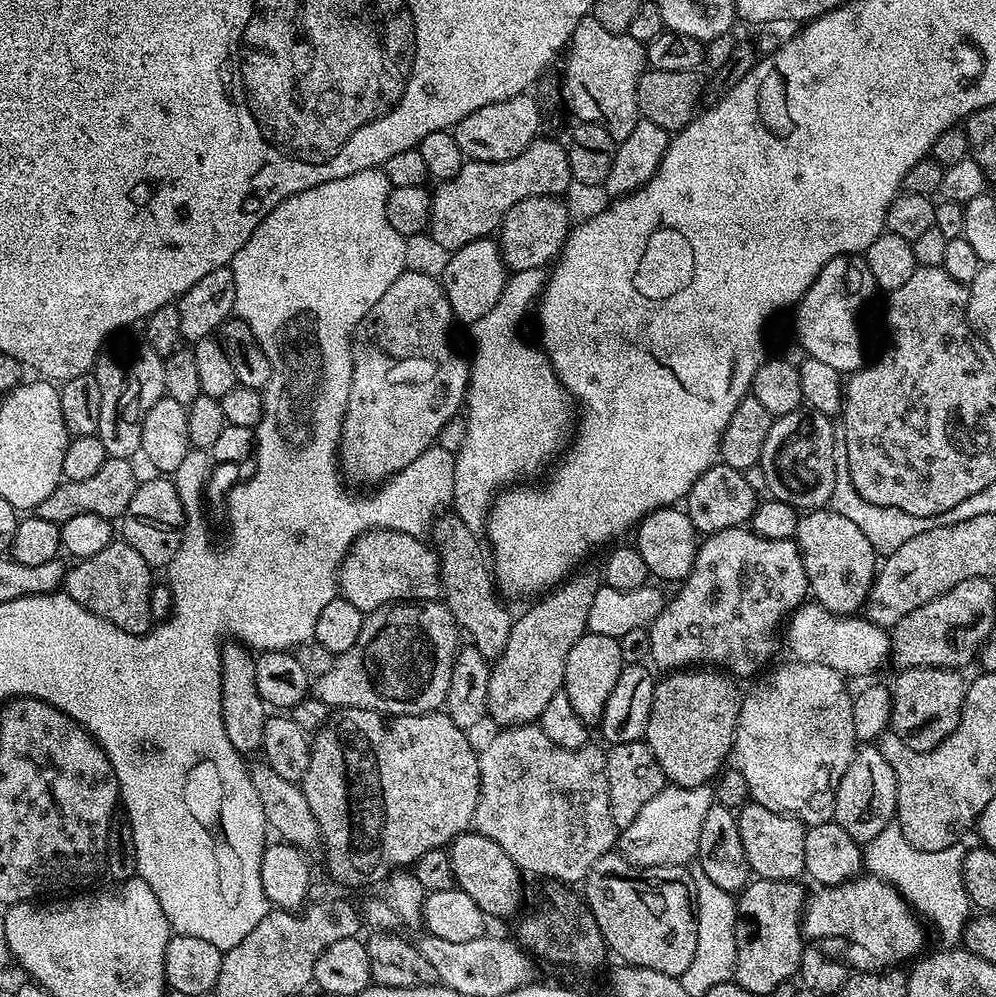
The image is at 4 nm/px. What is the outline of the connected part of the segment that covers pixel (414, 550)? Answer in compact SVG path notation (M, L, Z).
M377 528L358 537L340 566L339 595L365 614L385 604L434 600L441 595L440 557L417 536Z

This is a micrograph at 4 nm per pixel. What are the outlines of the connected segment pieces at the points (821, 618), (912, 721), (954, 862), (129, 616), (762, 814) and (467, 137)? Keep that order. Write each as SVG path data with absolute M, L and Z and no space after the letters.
M815 602L801 604L788 617L783 632L784 640L788 643L788 656L793 661L830 666L831 670L840 672L845 678L868 676L890 660L892 637L885 629L856 614L835 616Z
M906 668L895 673L896 681L890 684L892 695L891 731L900 735L908 748L931 752L958 726L966 680L955 668Z
M893 820L870 843L863 845L861 863L871 875L891 884L917 915L929 918L948 943L945 945L954 946L963 939L964 927L972 916L972 903L961 874L967 852L962 845L957 842L946 850L920 851L910 846L900 824Z
M116 538L106 546L106 550L98 550L98 554L71 566L73 568L69 572L67 569L63 577L62 588L70 598L74 598L74 602L78 602L78 606L135 636L142 636L153 627L150 594L154 568L146 562L146 558L142 558L142 554L138 554L138 550L134 550L134 546Z
M749 802L739 809L736 825L742 834L742 846L749 869L759 879L799 881L805 875L806 825L799 817L768 810L762 805Z
M521 94L490 106L482 106L482 110L466 114L466 118L459 120L454 129L458 150L462 150L468 160L478 162L506 162L525 152L541 132L540 107L536 105L536 97L532 94Z

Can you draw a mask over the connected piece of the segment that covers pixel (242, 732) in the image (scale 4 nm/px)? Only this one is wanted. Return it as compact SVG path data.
M233 642L224 644L220 650L220 681L222 682L222 722L226 726L226 738L230 738L230 746L241 754L259 753L264 747L264 727L270 715L270 709L264 703L262 694L258 694L258 682L254 679L256 665L253 653L244 644Z

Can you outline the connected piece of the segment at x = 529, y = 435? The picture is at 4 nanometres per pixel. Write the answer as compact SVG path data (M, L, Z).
M543 268L512 272L502 298L490 308L490 314L482 314L470 326L473 356L470 356L466 397L468 425L466 442L454 453L454 494L450 508L476 535L485 531L488 511L496 497L523 476L536 476L544 467L547 469L569 447L574 436L578 412L571 394L564 389L544 349L533 341L532 345L520 333L545 283Z

